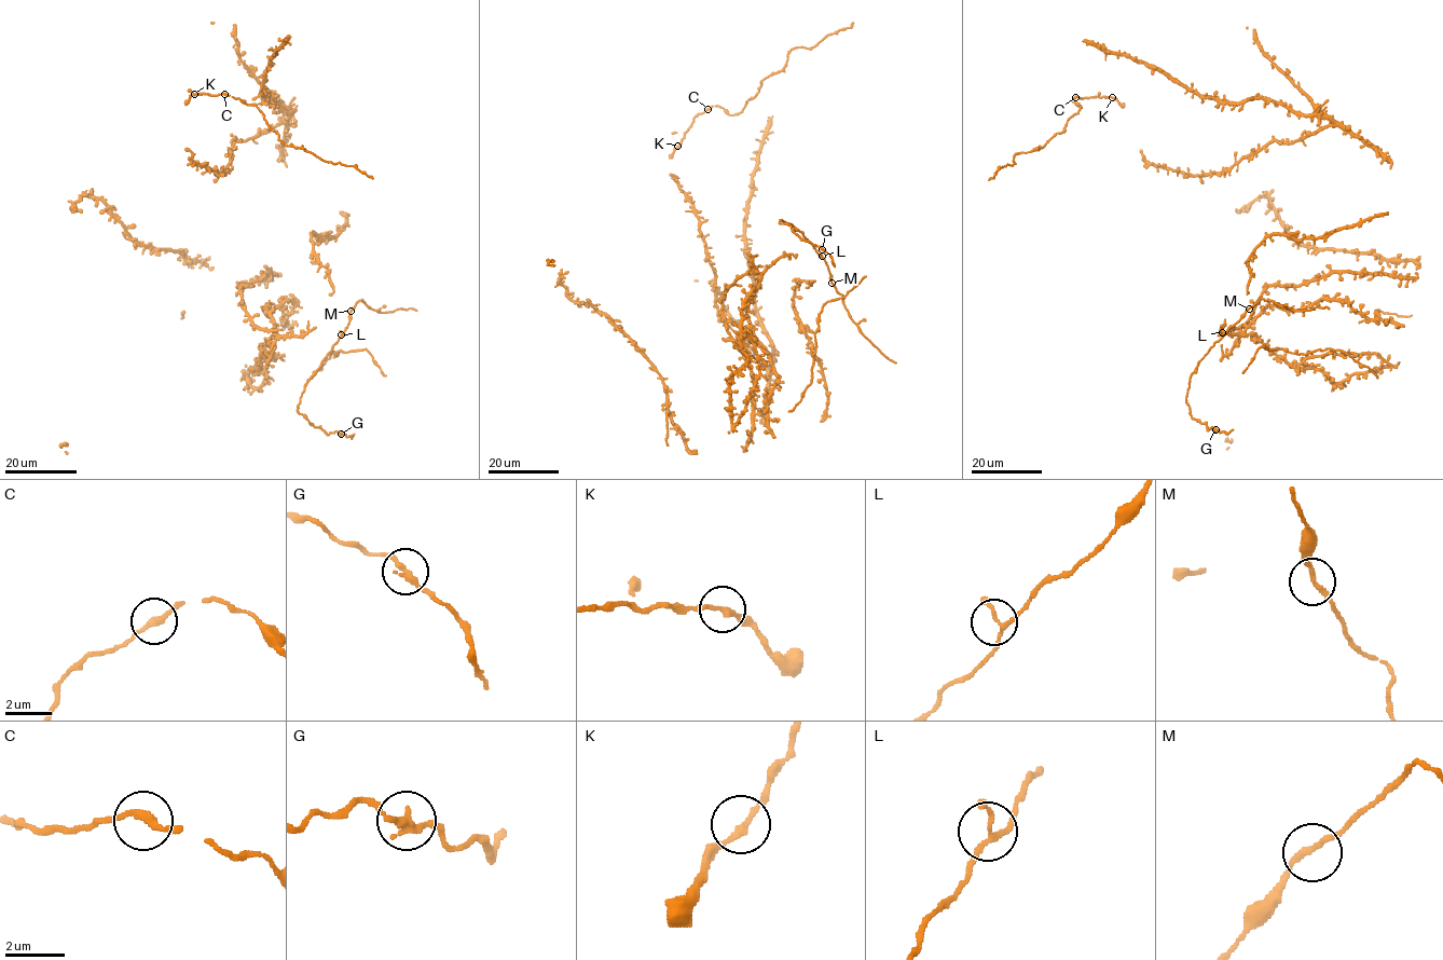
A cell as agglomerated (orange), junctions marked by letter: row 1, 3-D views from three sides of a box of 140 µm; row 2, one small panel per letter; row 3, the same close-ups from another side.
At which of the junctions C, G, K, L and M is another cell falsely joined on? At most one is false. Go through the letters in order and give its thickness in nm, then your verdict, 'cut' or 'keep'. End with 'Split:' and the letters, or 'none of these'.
C: calibre 240 nm; keep
G: calibre 240 nm; keep
K: calibre 220 nm; keep
L: calibre 170 nm; keep
M: calibre 200 nm; keep
Split: none of these

